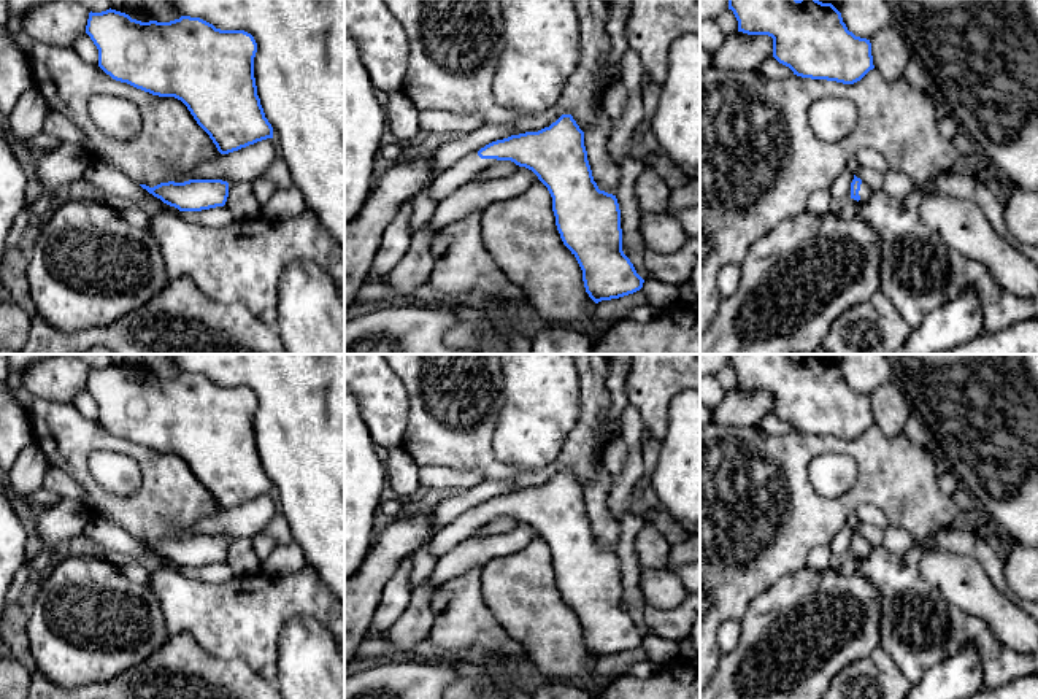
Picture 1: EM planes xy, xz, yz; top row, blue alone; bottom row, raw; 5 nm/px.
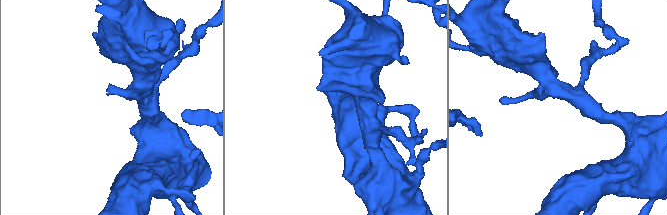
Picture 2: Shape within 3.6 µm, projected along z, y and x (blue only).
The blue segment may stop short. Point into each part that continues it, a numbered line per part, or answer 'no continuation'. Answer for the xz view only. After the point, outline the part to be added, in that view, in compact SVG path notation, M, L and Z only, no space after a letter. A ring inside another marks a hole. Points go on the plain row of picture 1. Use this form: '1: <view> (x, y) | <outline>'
1: xz (465, 526) | M478 507L470 508L463 515L460 515L456 521L436 531L432 540L425 545L425 548L436 558L443 558L449 553L456 545L463 542L468 537L473 537L478 529L486 524L498 519L497 515L481 515Z

